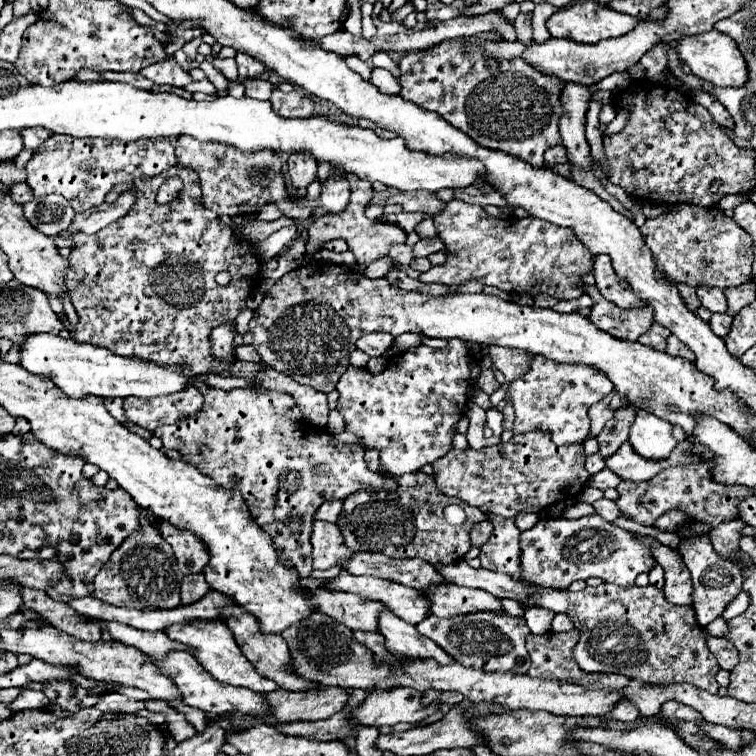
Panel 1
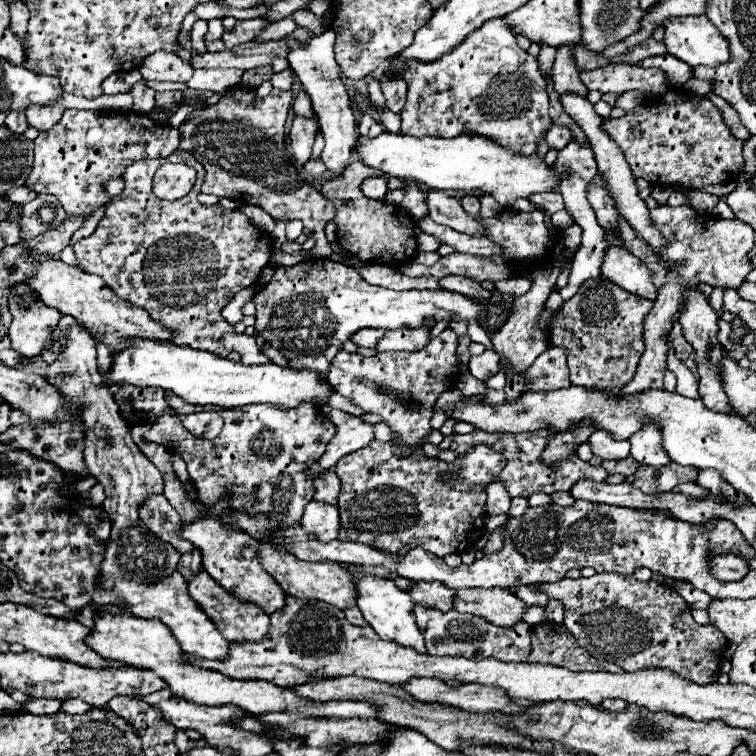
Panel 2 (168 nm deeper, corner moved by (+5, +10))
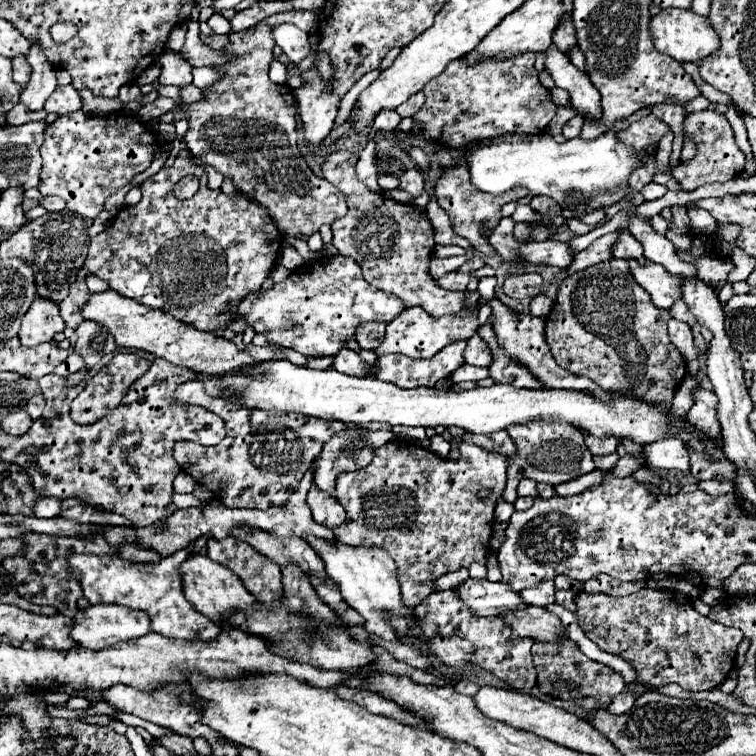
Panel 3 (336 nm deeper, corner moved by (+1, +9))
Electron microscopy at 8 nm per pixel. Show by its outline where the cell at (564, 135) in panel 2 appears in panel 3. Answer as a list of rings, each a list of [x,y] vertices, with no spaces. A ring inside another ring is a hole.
[[[576,113],[566,125],[564,125],[564,129],[562,129],[562,135],[566,137],[566,139],[572,139],[572,137],[578,137],[580,135],[580,131],[582,131],[582,125],[584,125],[584,117],[580,115],[580,113]]]

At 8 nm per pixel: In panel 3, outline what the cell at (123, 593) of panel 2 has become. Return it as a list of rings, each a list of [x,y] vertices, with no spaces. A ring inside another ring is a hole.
[[[191,542],[186,549],[164,557],[162,561],[150,563],[130,563],[116,555],[70,555],[68,557],[68,571],[72,577],[76,577],[82,585],[84,597],[96,605],[96,603],[114,603],[130,609],[146,611],[150,617],[152,631],[164,635],[164,637],[178,637],[178,639],[200,639],[210,641],[214,639],[220,629],[210,621],[206,615],[198,613],[184,597],[182,581],[178,575],[180,563],[193,551],[194,542]]]

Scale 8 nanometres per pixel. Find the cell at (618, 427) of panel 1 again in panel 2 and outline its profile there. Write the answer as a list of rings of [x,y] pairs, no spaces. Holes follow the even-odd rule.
[[[656,206],[650,210],[650,218],[654,228],[662,232],[666,244],[660,250],[660,258],[668,264],[666,270],[666,284],[658,290],[658,298],[654,302],[654,308],[646,316],[646,330],[644,330],[644,344],[646,350],[640,358],[636,376],[620,390],[618,396],[630,396],[638,392],[646,392],[652,388],[662,388],[662,378],[666,372],[666,344],[662,336],[670,332],[672,318],[678,308],[678,302],[682,298],[684,288],[696,286],[696,284],[710,284],[720,288],[738,288],[738,284],[744,282],[746,274],[752,270],[752,262],[748,258],[750,248],[754,246],[754,230],[748,224],[742,224],[742,220],[724,220],[714,218],[710,214],[700,214],[692,206]]]

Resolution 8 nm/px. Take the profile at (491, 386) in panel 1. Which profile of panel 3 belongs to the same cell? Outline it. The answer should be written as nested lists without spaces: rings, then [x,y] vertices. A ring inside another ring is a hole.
[[[470,337],[466,341],[466,353],[464,353],[464,359],[468,365],[478,365],[478,367],[490,367],[492,363],[492,353],[490,353],[490,347],[478,337]]]

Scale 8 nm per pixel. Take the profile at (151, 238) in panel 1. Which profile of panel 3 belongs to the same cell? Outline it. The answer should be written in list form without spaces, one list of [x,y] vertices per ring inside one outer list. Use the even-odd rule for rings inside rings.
[[[180,153],[172,167],[162,167],[140,189],[144,193],[142,201],[120,209],[114,223],[92,239],[86,263],[60,305],[66,326],[76,329],[84,321],[80,308],[90,296],[86,275],[96,275],[122,297],[156,309],[166,307],[178,321],[220,335],[232,321],[228,307],[244,295],[260,291],[276,265],[284,241],[278,225],[264,205],[250,201],[246,195],[230,197],[220,189],[212,191],[206,173],[192,163],[188,153]],[[188,175],[200,179],[198,193],[190,199],[176,199],[174,185]],[[170,301],[176,301],[176,305],[170,307]]]

